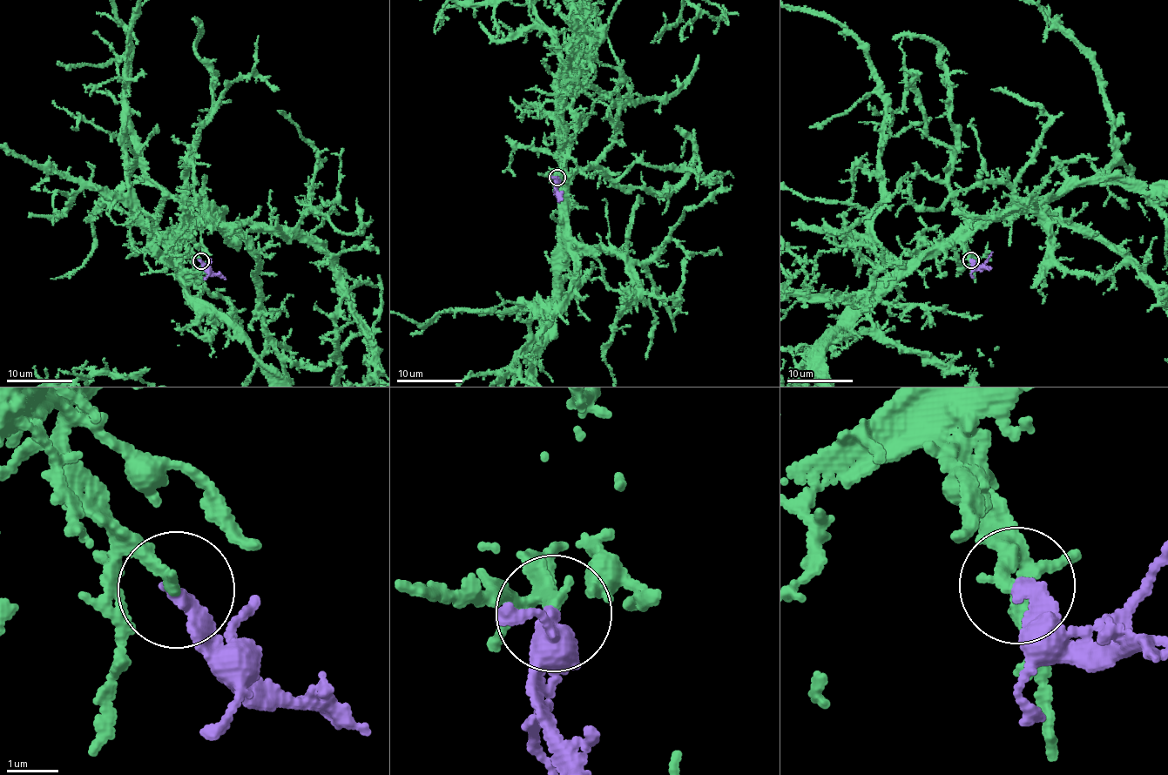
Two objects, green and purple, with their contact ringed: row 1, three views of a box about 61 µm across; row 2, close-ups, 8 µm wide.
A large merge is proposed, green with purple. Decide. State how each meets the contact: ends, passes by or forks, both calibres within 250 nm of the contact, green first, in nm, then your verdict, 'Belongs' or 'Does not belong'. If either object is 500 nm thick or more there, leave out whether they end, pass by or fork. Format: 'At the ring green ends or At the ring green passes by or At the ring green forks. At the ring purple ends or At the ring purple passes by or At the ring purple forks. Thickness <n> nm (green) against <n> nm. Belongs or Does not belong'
At the ring green ends. At the ring purple ends. Thickness 240 nm (green) against 300 nm. Belongs

